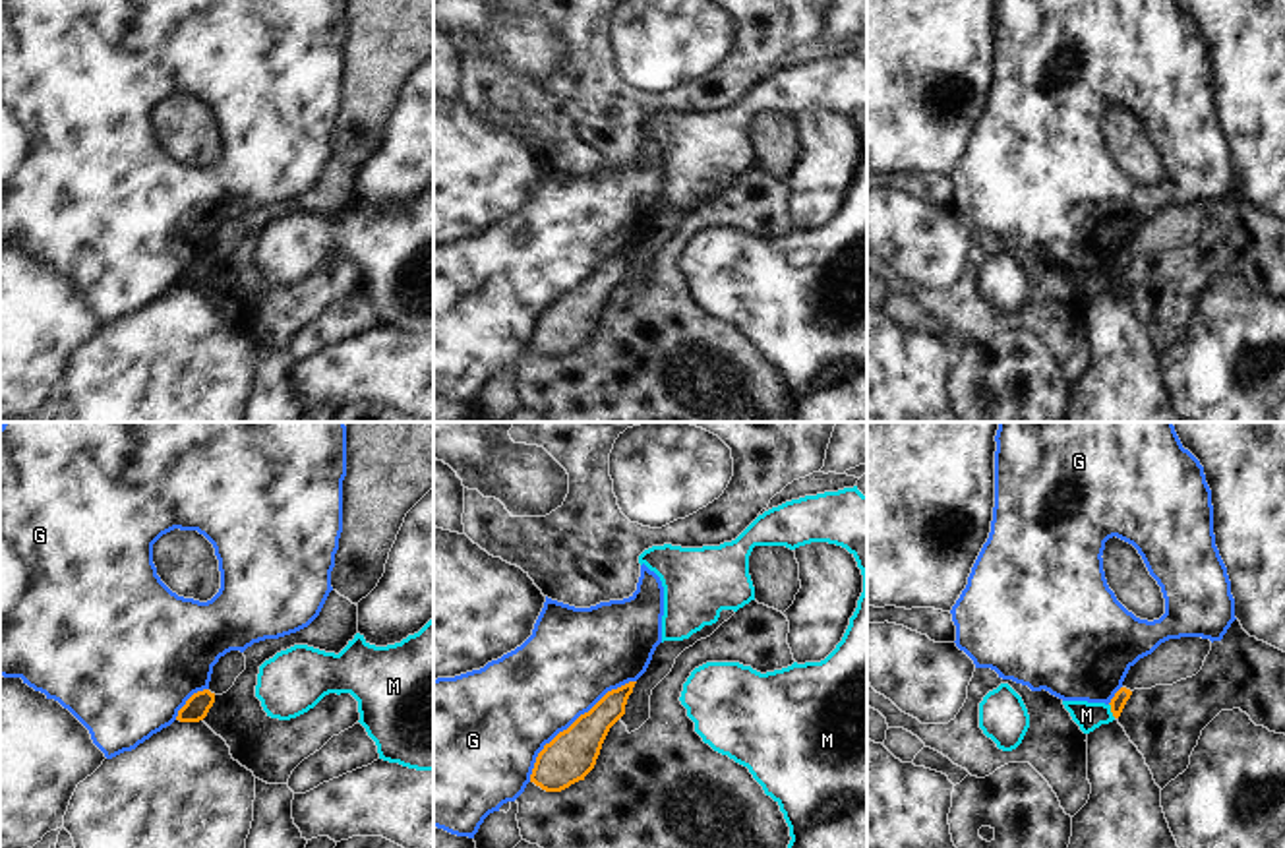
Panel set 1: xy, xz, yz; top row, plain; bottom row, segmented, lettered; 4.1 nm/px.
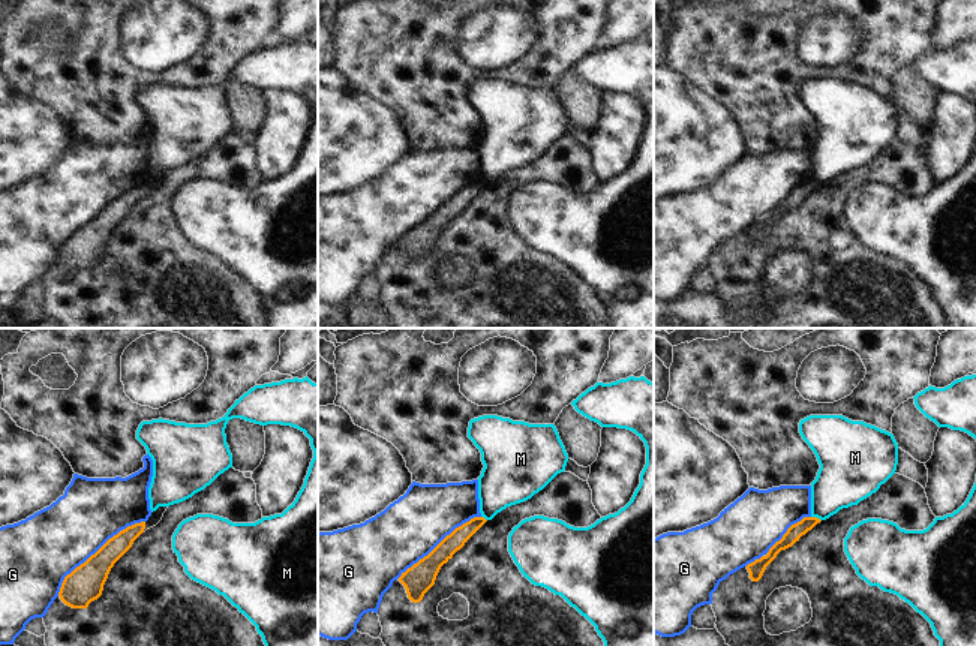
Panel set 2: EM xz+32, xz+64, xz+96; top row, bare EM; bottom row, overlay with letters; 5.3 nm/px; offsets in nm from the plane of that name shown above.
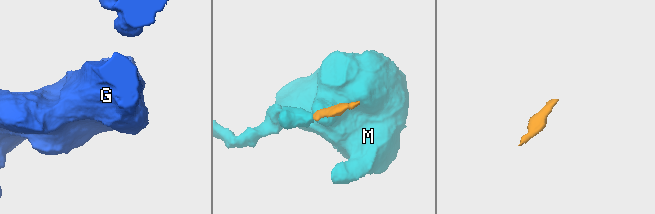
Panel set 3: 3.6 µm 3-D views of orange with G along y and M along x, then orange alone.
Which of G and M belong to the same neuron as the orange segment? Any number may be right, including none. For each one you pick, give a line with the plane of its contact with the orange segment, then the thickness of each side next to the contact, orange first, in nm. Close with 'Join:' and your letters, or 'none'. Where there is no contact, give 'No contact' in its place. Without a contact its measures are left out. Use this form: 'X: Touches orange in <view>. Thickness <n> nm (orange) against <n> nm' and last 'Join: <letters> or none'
Join: none

